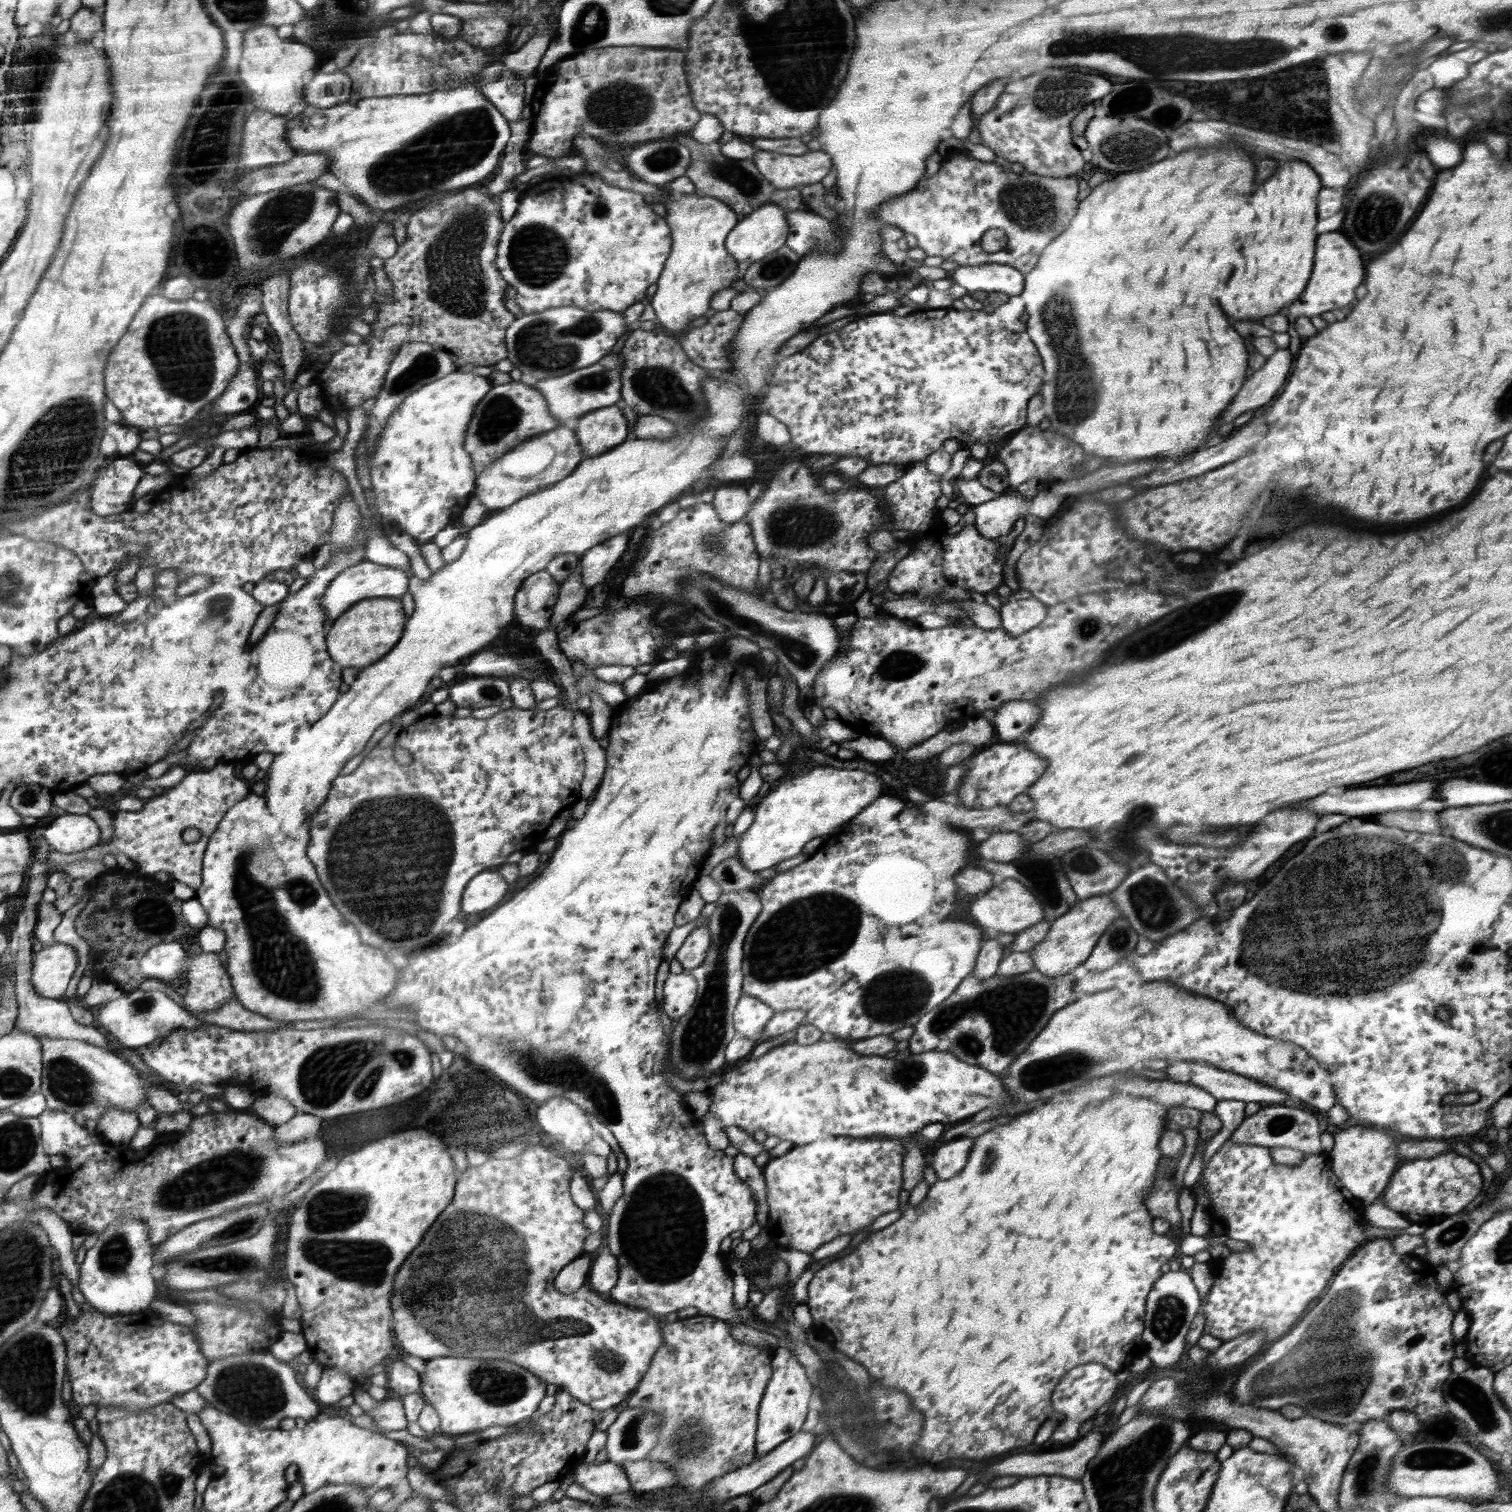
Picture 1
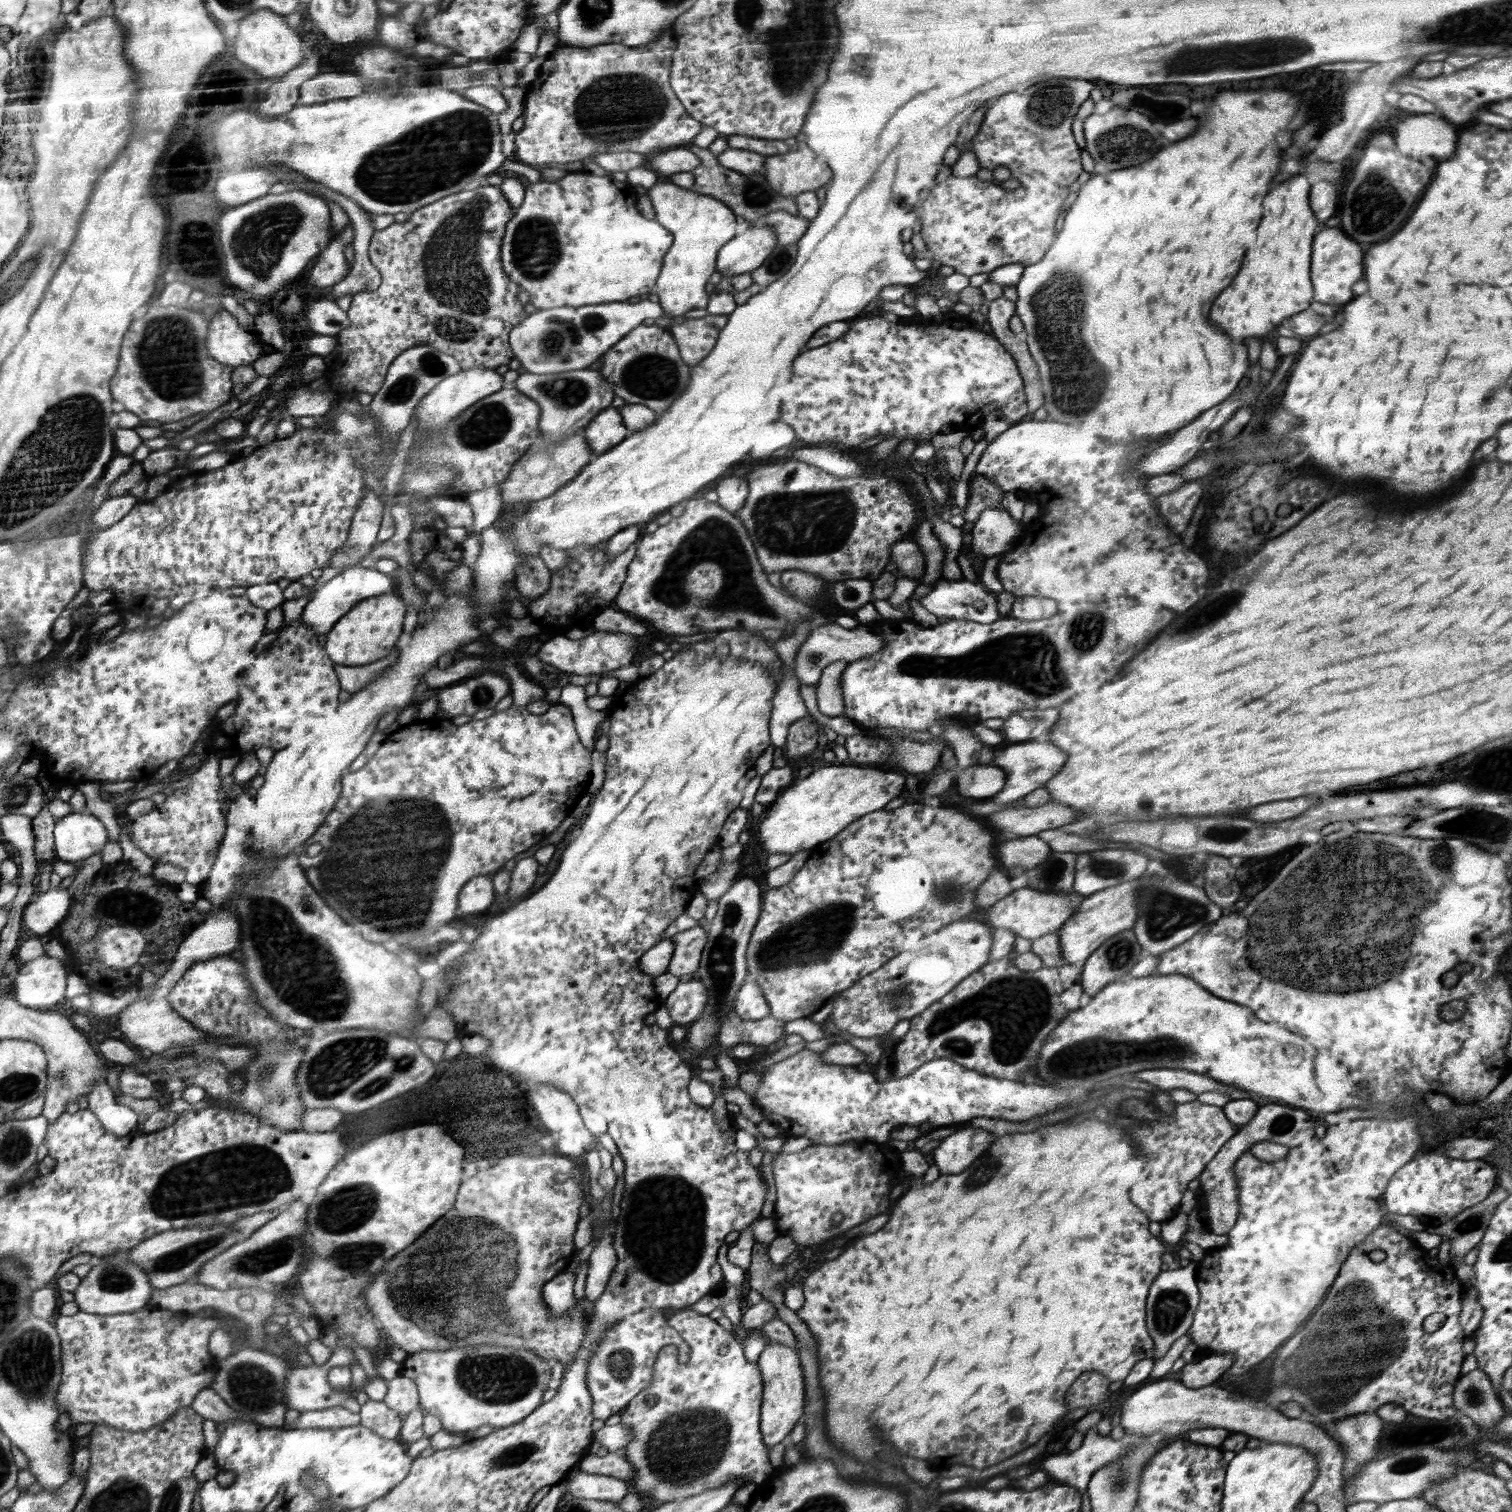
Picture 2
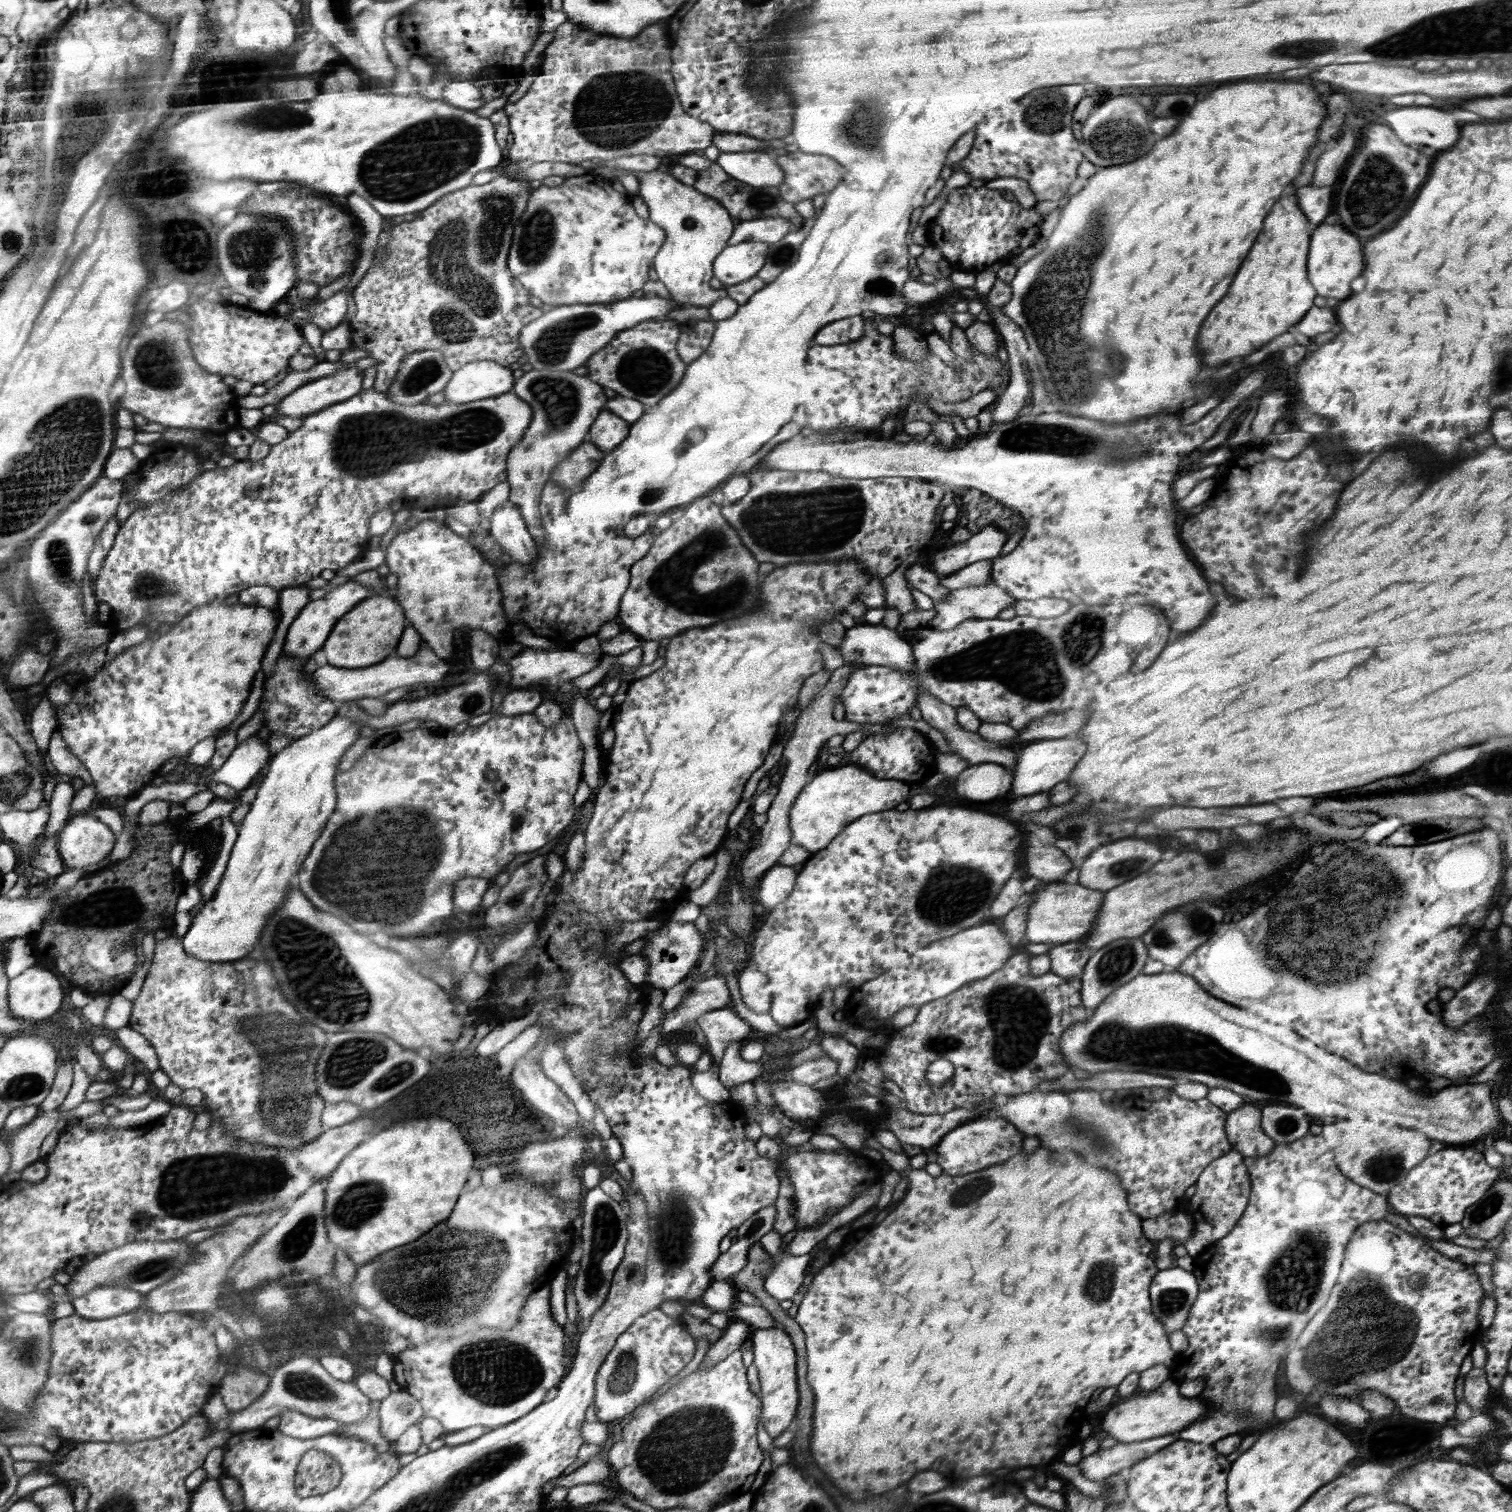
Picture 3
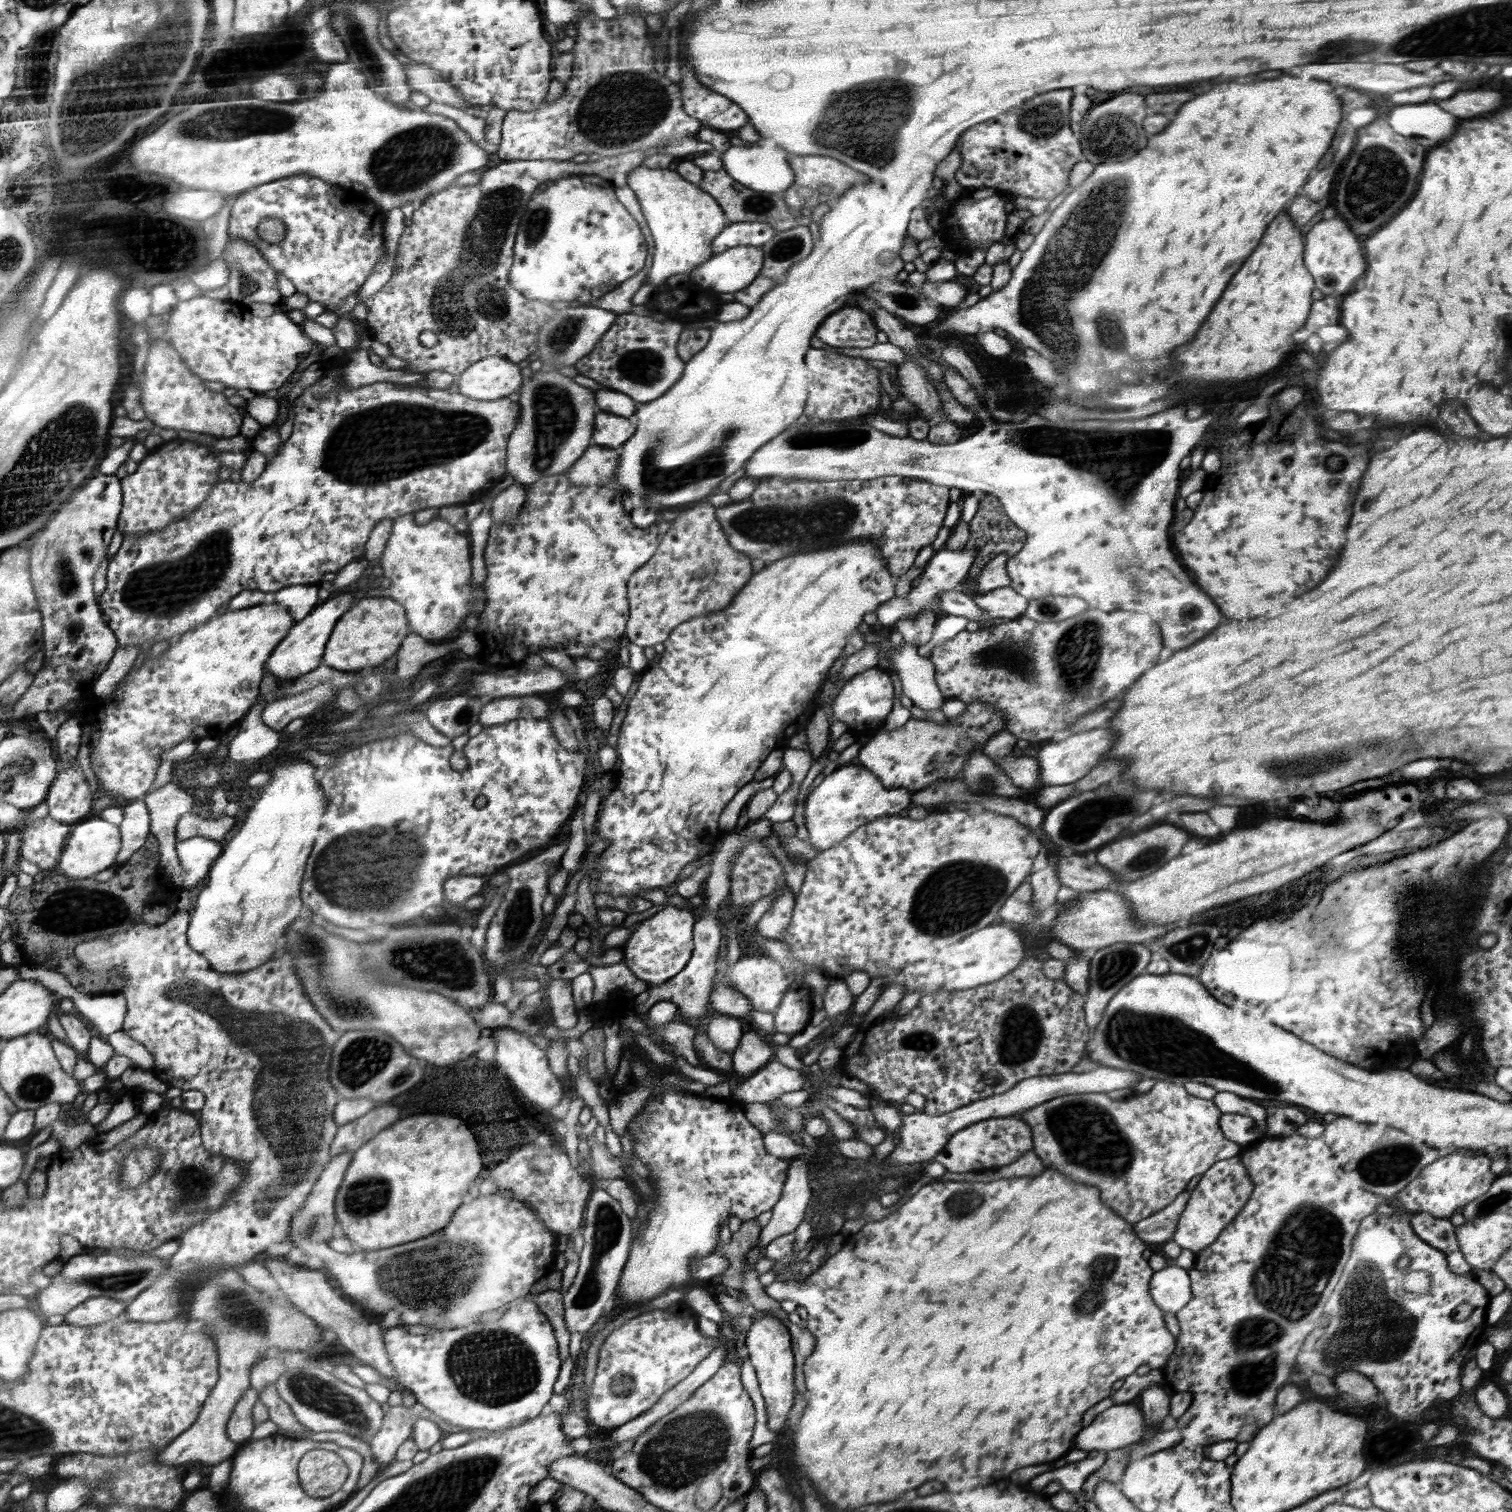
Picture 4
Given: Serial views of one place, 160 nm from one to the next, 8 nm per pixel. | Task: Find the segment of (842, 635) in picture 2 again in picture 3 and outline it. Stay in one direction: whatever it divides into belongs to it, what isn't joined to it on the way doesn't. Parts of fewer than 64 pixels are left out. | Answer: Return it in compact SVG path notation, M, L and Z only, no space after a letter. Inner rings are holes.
M860 621L860 624L855 625L847 629L847 633L843 638L843 641L839 646L834 646L842 654L842 658L846 663L860 663L864 665L880 665L890 666L896 670L910 671L911 668L915 668L915 658L913 655L913 648L911 644L906 640L905 636L900 635L895 629L886 628L883 624L870 625Z

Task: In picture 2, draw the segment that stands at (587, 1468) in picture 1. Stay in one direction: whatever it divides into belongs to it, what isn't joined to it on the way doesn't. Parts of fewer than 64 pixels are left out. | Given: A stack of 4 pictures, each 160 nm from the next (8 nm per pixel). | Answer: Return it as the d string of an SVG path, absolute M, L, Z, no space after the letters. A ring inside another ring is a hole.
M581 1469L572 1478L567 1479L568 1498L584 1498L619 1503L631 1490L624 1480L601 1474L588 1474Z

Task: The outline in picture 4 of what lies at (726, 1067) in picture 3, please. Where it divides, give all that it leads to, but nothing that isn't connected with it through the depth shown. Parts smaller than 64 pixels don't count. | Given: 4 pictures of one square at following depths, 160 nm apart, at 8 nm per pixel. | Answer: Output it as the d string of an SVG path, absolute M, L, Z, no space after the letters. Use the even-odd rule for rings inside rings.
M719 1013L707 1025L708 1038L720 1050L733 1054L744 1034L740 1023L735 1018L732 1019L731 1016Z

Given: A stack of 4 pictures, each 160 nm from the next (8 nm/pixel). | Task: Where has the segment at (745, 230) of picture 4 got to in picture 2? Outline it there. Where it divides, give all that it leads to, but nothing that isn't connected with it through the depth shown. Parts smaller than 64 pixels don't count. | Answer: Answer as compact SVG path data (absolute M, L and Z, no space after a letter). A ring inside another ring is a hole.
M786 210L767 214L761 222L762 226L774 226L778 233L778 244L794 245L803 238L810 226L810 220L800 214L790 214Z

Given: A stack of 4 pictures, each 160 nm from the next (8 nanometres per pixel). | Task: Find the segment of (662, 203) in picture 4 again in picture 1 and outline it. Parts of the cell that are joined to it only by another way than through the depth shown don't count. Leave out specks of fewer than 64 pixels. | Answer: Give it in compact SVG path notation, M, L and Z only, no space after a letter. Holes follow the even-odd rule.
M696 193L674 195L665 204L666 221L674 238L672 254L667 258L663 277L657 283L656 293L649 305L656 311L656 321L672 334L686 330L690 320L702 316L710 306L712 296L726 290L738 276L736 258L730 258L726 240L738 224L738 216L727 203L714 197L701 197Z

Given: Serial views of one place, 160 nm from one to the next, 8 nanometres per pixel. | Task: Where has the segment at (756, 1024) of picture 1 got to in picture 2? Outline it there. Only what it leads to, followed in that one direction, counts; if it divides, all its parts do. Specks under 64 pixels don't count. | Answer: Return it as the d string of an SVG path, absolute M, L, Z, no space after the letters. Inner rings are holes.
M745 982L738 997L735 1013L742 1020L760 1020L771 1014L770 1003L756 982Z

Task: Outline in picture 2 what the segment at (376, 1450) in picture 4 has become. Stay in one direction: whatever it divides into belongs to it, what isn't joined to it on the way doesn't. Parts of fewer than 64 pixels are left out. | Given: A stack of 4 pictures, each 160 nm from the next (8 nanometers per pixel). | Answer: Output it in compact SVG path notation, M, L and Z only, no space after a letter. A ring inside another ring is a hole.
M398 1376L387 1382L386 1396L381 1400L388 1408L395 1410L404 1419L419 1407L416 1383L410 1378Z

